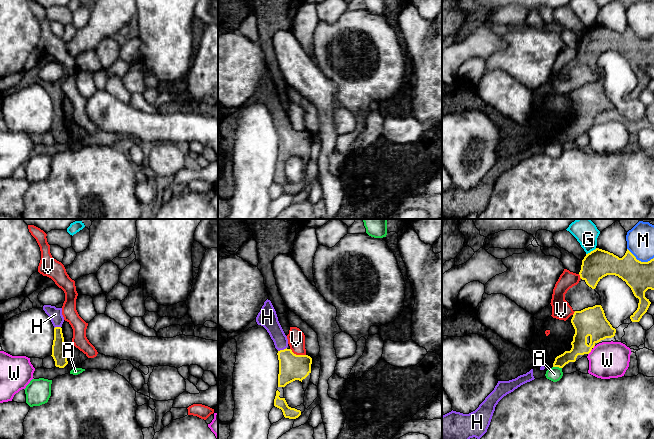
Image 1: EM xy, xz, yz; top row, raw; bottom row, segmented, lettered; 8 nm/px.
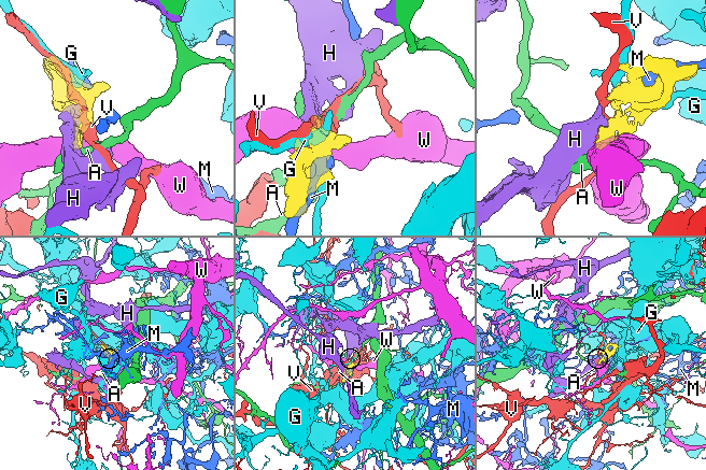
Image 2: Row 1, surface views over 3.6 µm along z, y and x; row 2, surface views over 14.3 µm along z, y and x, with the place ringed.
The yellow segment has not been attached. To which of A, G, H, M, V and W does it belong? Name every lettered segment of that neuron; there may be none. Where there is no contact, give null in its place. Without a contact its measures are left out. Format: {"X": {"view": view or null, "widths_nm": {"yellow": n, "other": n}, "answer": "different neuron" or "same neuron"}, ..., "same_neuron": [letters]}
{"A": {"view": "yz", "widths_nm": {"yellow": 130, "other": 120}, "answer": "different neuron"}, "G": {"view": "yz", "widths_nm": {"yellow": 220, "other": 190}, "answer": "different neuron"}, "H": {"view": "xz", "widths_nm": {"yellow": 220, "other": 130}, "answer": "same neuron"}, "M": {"view": "yz", "widths_nm": {"yellow": 240, "other": 220}, "answer": "different neuron"}, "V": {"view": "xz", "widths_nm": {"yellow": 220, "other": 140}, "answer": "different neuron"}, "W": {"view": "yz", "widths_nm": {"yellow": 240, "other": 300}, "answer": "different neuron"}, "same_neuron": ["H"]}

